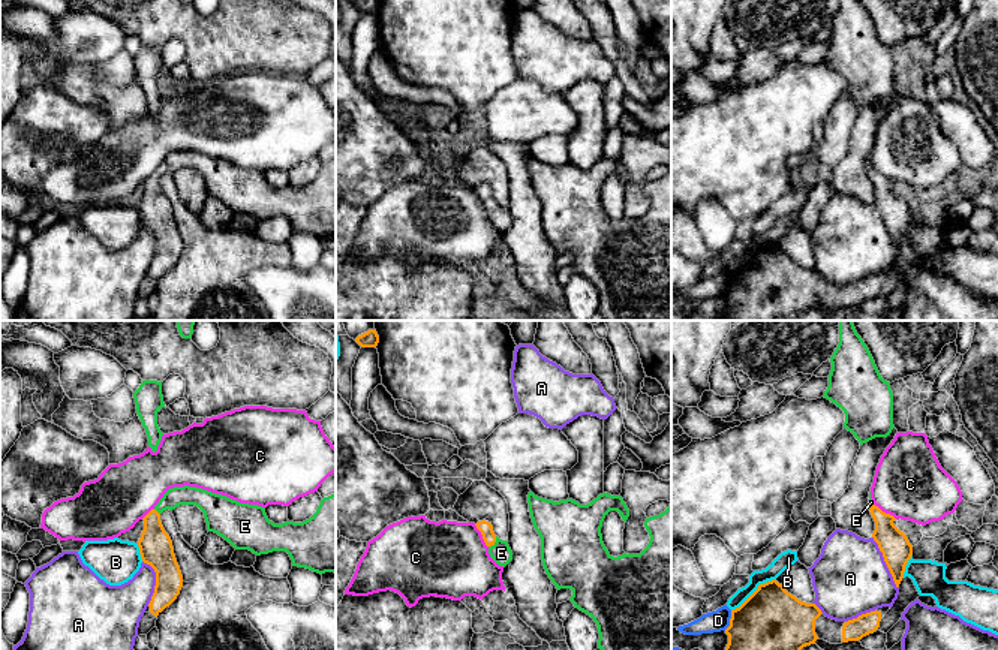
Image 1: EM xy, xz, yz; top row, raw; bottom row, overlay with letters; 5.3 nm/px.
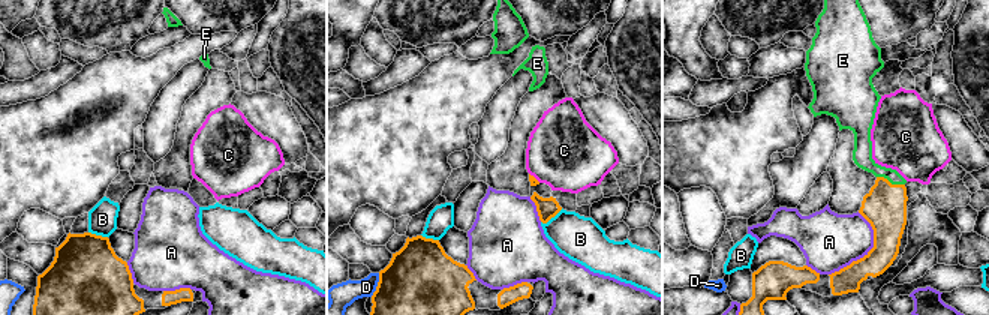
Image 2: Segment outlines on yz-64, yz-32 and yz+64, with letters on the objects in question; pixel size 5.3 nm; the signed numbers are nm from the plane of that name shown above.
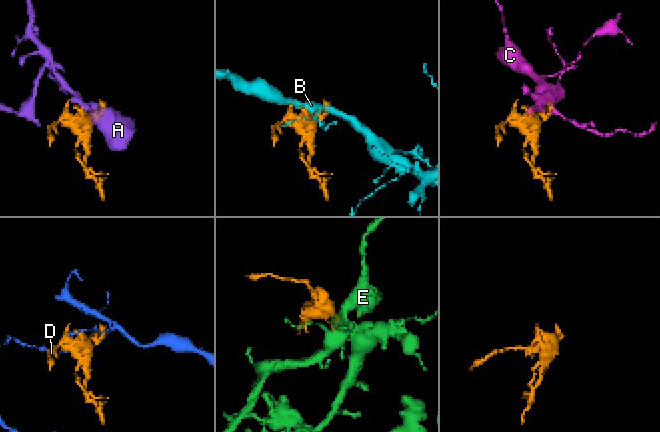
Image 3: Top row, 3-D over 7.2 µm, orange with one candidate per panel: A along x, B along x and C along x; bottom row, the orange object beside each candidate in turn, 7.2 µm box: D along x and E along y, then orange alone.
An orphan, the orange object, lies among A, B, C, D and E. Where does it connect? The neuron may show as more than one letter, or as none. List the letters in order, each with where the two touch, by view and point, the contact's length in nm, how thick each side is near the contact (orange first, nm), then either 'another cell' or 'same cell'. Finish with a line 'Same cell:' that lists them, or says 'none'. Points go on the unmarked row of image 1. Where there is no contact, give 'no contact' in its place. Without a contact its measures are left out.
A: yz (884, 225) | 320 nm | 160/400 nm | another cell
B: yz (754, 256) | 300 nm | 400/90 nm | another cell
C: xz (483, 201) | 150 nm | 70/420 nm | another cell
D: yz (730, 285) | 120 nm | 400/120 nm | another cell
E: xz (493, 207) | 80 nm | 70/110 nm | same cell
Same cell: E

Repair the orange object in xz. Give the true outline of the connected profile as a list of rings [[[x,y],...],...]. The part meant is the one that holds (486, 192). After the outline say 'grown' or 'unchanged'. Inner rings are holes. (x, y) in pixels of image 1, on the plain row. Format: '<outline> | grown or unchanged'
[[[483,184],[478,186],[477,193],[481,196],[486,210],[489,211],[490,222],[499,229],[506,231],[512,225],[512,216],[508,210],[508,205],[499,204],[495,196],[492,187]]] | grown

